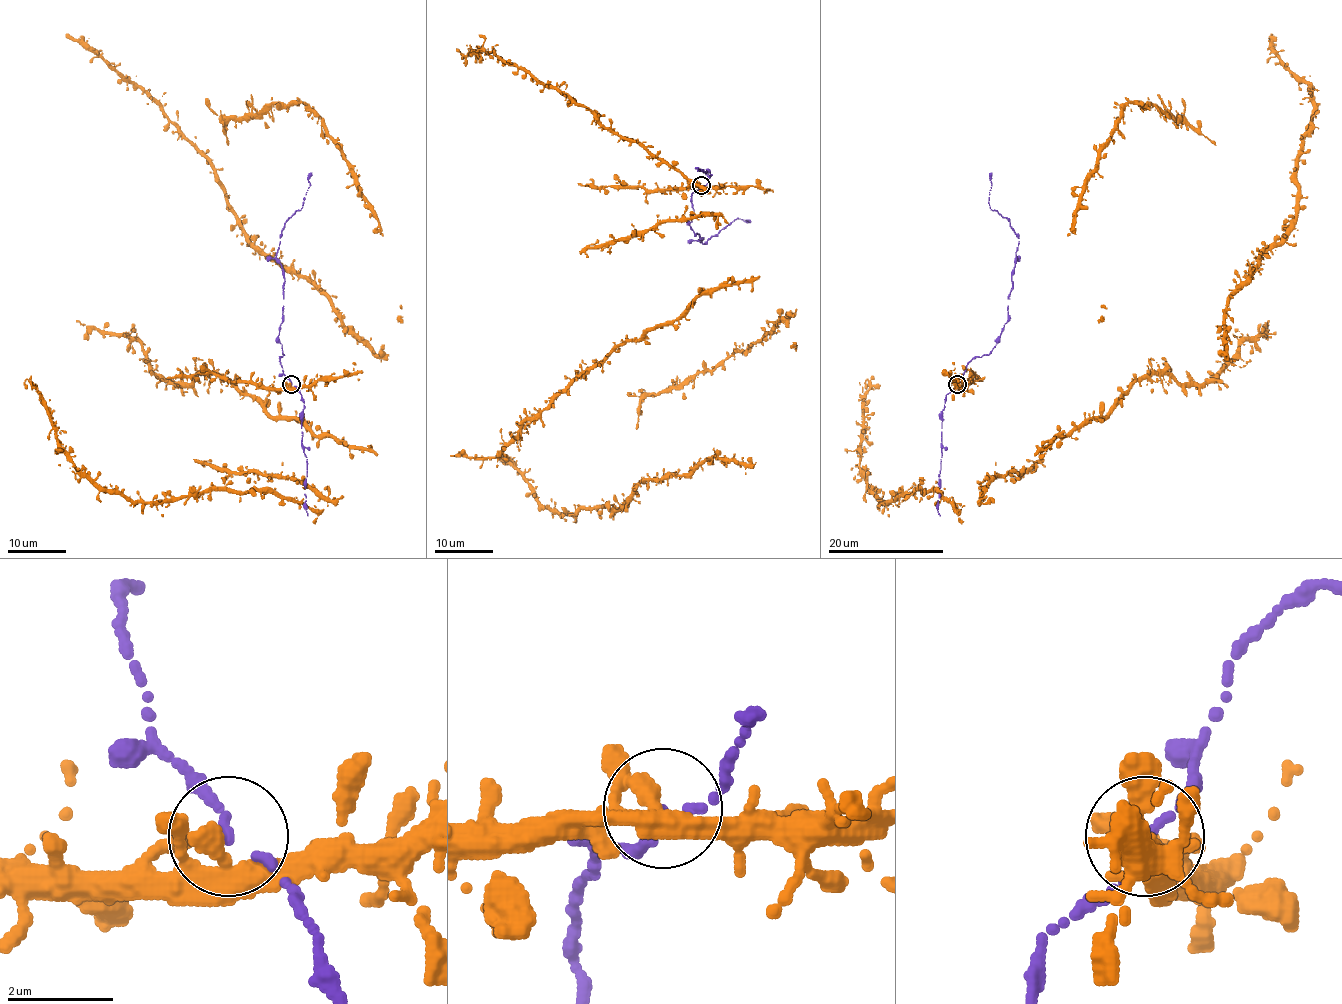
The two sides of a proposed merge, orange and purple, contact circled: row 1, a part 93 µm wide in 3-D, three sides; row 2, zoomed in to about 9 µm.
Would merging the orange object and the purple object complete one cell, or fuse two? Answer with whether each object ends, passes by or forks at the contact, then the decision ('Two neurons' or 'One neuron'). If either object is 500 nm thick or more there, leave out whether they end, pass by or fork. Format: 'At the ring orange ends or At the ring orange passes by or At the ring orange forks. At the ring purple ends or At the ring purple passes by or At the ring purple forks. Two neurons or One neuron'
At the ring orange passes by. At the ring purple ends. One neuron

